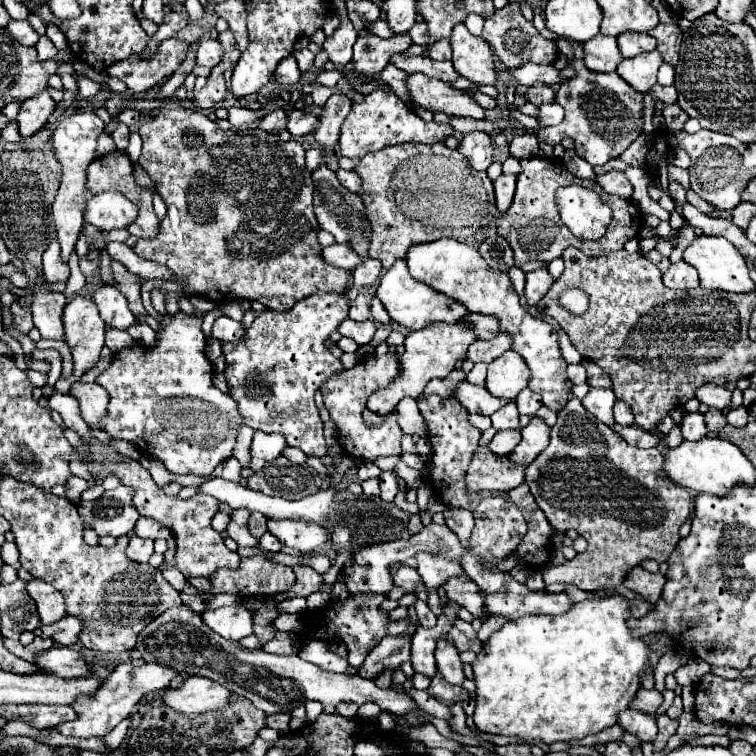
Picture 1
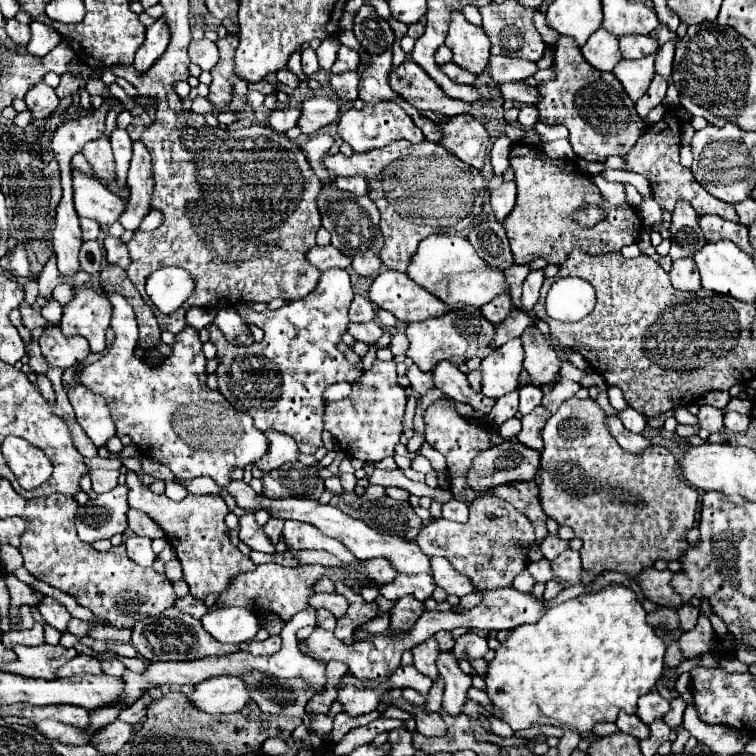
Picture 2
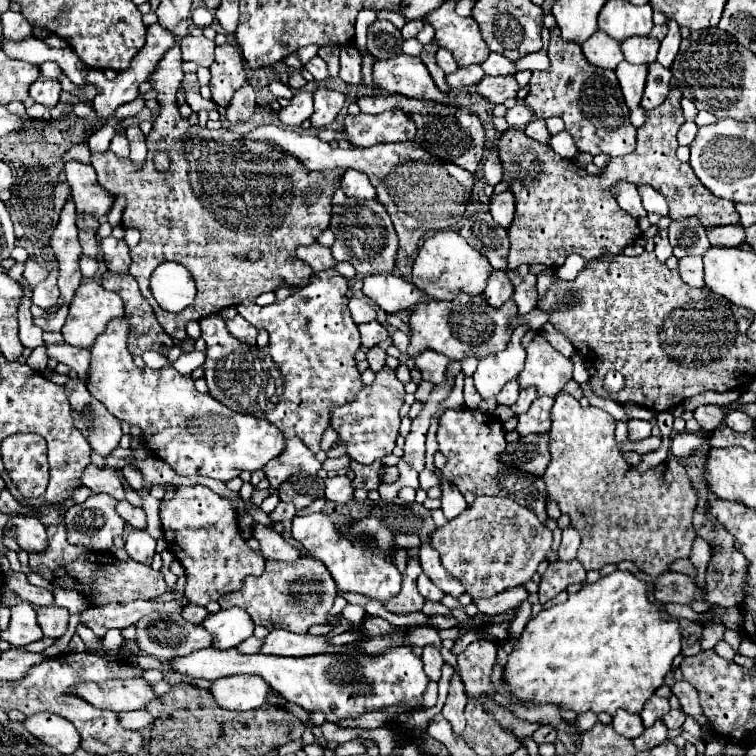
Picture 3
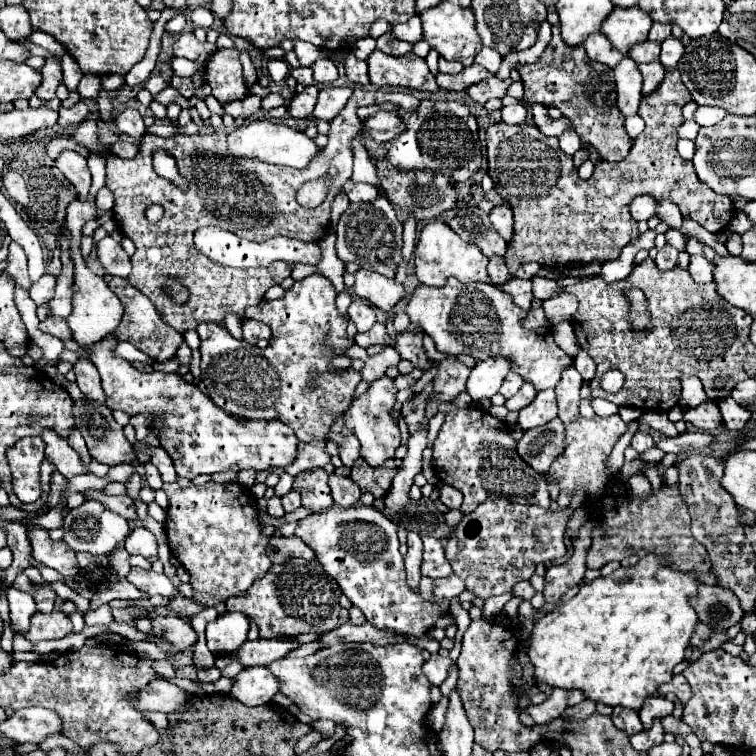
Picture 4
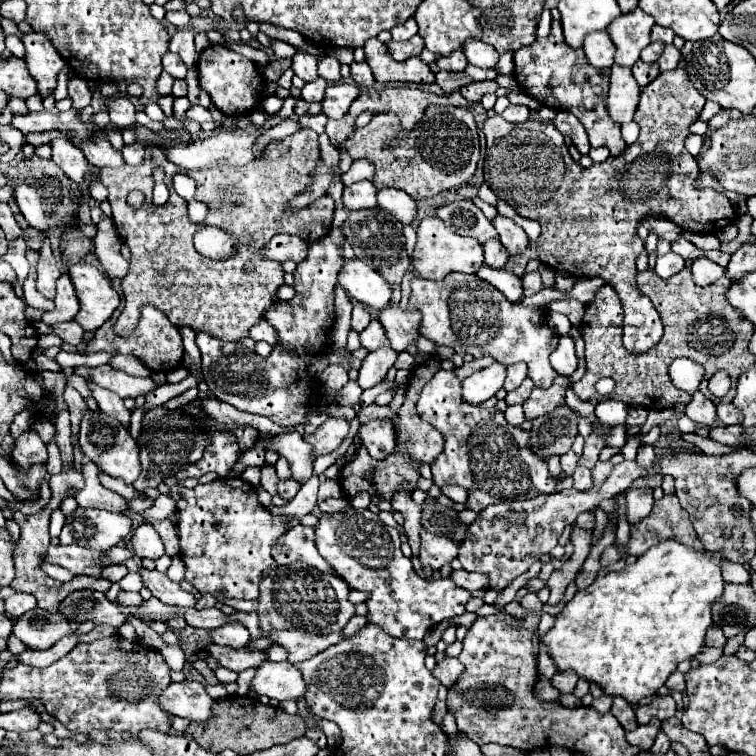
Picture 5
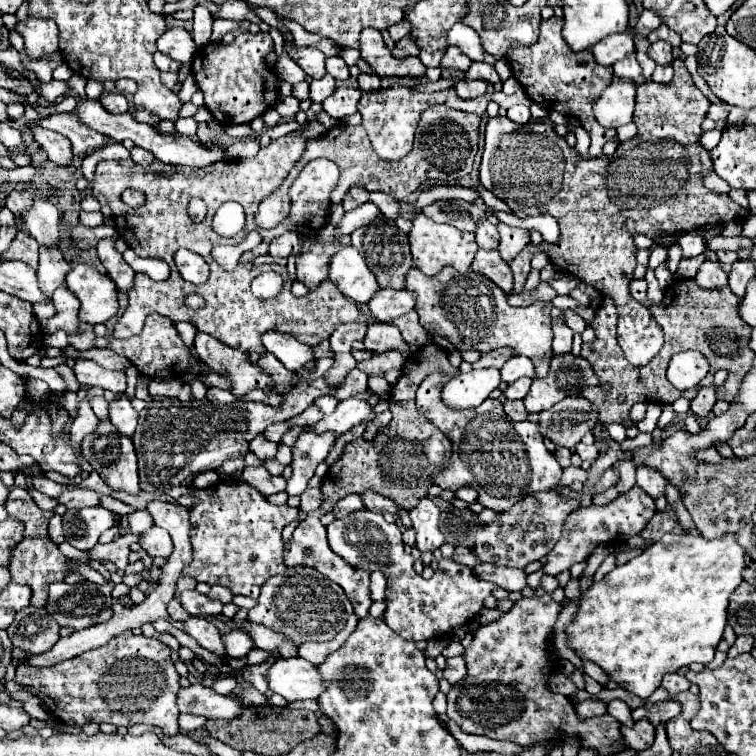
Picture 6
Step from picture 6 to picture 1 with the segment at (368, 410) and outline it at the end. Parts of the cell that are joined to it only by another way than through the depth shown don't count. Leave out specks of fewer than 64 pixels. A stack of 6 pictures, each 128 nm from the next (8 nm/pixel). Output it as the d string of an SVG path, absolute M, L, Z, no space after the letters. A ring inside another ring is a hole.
M254 432L252 446L250 446L250 454L252 454L250 468L254 472L258 472L260 468L264 468L266 462L276 460L286 446L288 444L284 440L284 434L278 434L278 432L272 432L272 434L268 434L268 432Z

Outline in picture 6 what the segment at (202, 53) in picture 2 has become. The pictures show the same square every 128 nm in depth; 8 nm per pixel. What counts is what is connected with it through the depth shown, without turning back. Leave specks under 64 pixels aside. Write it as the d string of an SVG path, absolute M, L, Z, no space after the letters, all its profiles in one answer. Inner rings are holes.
M168 28L156 42L158 50L178 62L190 62L196 55L197 46L184 28Z

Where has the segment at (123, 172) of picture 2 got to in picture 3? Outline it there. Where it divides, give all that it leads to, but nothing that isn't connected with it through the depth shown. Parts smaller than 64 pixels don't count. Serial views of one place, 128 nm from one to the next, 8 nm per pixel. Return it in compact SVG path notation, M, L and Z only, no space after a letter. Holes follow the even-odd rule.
M124 134L114 136L112 142L110 142L110 150L112 150L116 156L120 156L120 158L128 158L128 140L126 140L126 136L124 136ZM117 196L115 198L113 207L107 215L107 220L112 227L116 227L121 224L122 212L126 205L126 199L124 196Z

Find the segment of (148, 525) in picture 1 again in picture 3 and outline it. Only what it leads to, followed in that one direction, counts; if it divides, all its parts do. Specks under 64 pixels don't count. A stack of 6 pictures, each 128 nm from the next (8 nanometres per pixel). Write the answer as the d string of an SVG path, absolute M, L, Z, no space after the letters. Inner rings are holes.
M122 500L122 502L118 502L116 512L118 512L130 526L134 526L134 528L146 528L146 514L144 514L142 508L132 506L130 502Z

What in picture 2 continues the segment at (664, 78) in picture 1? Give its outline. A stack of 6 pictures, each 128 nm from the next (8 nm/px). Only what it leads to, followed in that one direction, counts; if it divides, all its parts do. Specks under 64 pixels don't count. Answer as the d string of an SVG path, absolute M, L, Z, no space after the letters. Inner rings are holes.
M672 38L672 40L668 40L664 46L660 46L658 52L656 52L656 72L658 72L660 76L664 76L664 78L668 78L670 72L672 72L672 60L674 60L676 42L678 42L678 40Z

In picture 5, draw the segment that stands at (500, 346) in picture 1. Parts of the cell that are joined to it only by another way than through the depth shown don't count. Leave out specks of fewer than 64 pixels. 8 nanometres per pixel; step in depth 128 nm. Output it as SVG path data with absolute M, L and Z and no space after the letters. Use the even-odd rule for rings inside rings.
M556 300L556 302L550 302L548 308L550 311L566 314L574 326L578 326L584 316L584 304L580 304L578 300Z

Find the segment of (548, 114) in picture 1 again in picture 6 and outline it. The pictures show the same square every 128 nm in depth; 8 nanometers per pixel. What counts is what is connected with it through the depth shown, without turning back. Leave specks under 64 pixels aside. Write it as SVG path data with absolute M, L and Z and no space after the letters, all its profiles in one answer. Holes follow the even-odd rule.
M522 104L512 106L512 108L508 108L508 118L516 124L526 124L530 120L530 110L528 110L528 106L522 106Z

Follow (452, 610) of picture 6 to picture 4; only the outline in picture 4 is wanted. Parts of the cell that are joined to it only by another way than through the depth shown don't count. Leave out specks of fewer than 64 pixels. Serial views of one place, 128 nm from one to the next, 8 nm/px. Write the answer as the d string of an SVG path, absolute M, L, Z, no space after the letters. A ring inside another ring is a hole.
M332 506L328 510L314 512L300 520L296 536L300 536L314 550L324 570L378 630L420 638L434 628L440 616L450 612L452 600L436 598L434 594L430 600L424 600L420 590L408 588L404 558L398 552L400 544L396 524L372 506Z

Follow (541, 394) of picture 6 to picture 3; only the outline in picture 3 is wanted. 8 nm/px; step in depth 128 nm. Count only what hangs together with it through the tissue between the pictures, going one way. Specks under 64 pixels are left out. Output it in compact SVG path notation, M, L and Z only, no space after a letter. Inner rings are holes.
M538 396L530 410L526 414L520 414L518 416L518 426L516 426L516 432L520 436L526 436L526 434L540 434L540 432L548 432L552 420L550 420L550 408L554 404L554 398L550 396Z

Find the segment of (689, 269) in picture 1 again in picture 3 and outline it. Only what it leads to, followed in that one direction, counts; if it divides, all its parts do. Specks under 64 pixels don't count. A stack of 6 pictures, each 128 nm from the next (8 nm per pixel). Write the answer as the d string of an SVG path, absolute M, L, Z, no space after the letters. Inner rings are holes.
M686 256L680 260L678 272L682 276L682 280L688 286L700 288L704 286L704 264L702 264L702 256Z

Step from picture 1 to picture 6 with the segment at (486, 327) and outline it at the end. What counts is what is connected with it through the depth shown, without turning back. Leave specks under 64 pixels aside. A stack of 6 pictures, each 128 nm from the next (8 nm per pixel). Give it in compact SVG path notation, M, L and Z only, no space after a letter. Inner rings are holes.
M482 216L478 220L478 228L476 228L476 242L480 248L498 248L498 230L496 226L486 218Z

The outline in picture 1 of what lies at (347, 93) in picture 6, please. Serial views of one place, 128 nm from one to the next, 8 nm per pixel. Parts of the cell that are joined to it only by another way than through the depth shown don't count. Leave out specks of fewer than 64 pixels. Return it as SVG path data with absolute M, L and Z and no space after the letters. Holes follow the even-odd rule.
M296 108L288 114L288 132L292 136L306 136L316 128L316 124L318 124L318 116L314 116L312 112Z

